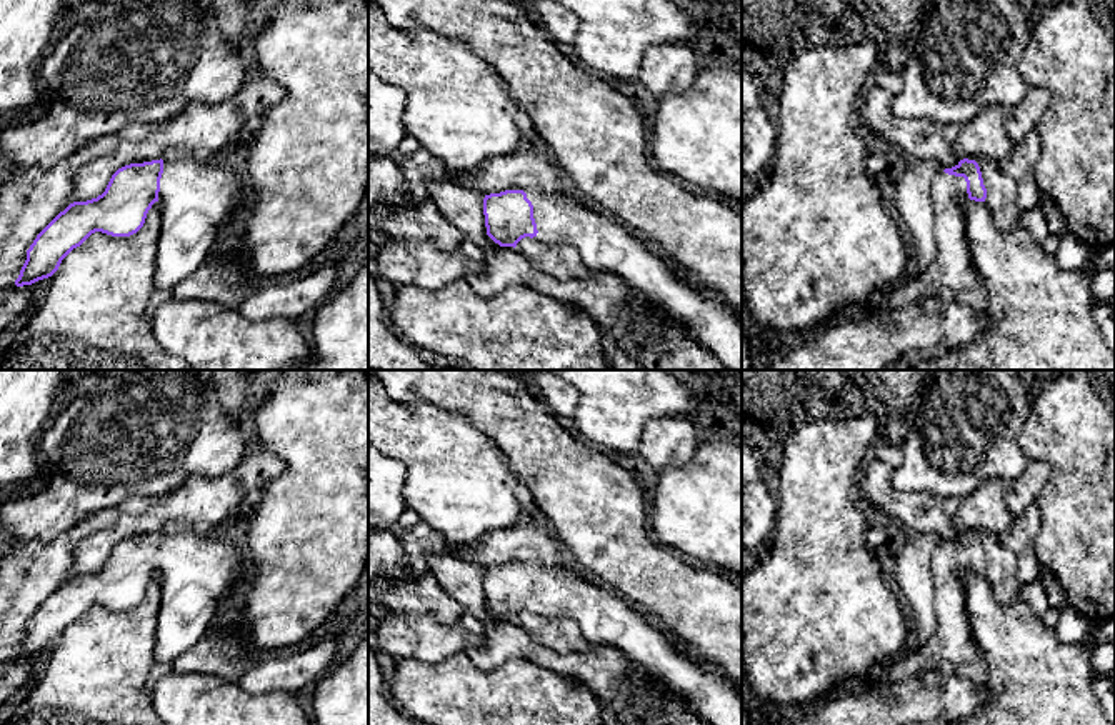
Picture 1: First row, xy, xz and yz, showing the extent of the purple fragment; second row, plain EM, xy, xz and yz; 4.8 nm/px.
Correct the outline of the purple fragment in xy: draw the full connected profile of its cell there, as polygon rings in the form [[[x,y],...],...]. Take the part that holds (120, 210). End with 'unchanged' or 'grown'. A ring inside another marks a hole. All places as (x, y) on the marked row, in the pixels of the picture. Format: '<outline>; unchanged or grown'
[[[192,153],[188,158],[177,162],[163,162],[160,158],[125,165],[112,175],[102,195],[87,202],[70,203],[37,235],[27,250],[27,260],[15,285],[32,285],[52,277],[62,260],[95,232],[112,237],[137,233],[157,202],[160,232],[153,285],[155,290],[173,290],[210,257],[220,227],[243,203],[248,193],[250,188],[242,175],[233,173],[223,163],[212,162],[205,153]]]; grown

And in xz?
[[[505,190],[483,198],[487,235],[500,247],[517,247],[525,237],[543,243],[573,245],[592,272],[612,273],[638,290],[648,303],[687,327],[728,370],[742,370],[742,323],[737,315],[698,282],[685,280],[660,257],[652,253],[642,235],[617,218],[608,218],[580,205],[573,197],[543,190]]]; grown

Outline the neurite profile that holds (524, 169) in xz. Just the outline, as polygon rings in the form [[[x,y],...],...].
[[[520,147],[517,152],[488,160],[473,175],[450,175],[445,167],[425,148],[405,155],[398,167],[405,178],[403,205],[417,205],[428,198],[430,182],[455,182],[483,195],[505,190],[543,190],[558,193],[563,190],[565,175],[550,155],[540,155]]]

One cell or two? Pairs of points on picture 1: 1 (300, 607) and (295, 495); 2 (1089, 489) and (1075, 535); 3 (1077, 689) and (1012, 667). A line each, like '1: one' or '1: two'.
1: one
2: one
3: one

